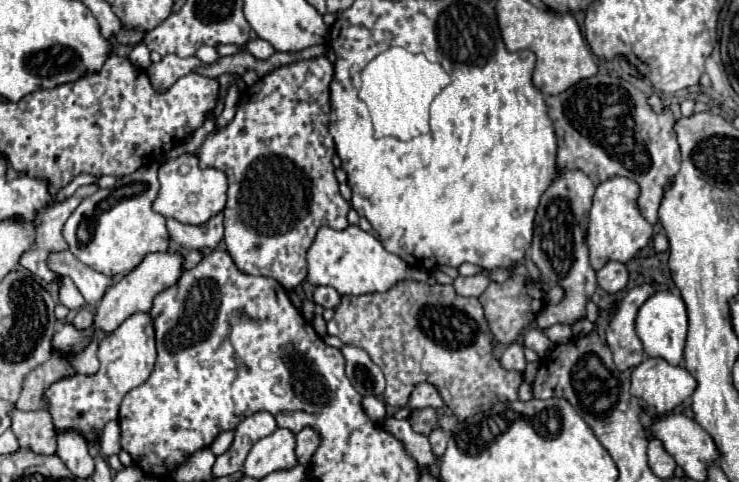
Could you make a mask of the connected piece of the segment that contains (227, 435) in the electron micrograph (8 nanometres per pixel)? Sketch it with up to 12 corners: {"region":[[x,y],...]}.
{"region":[[233,430],[221,432],[209,446],[215,456],[223,454],[233,440]]}

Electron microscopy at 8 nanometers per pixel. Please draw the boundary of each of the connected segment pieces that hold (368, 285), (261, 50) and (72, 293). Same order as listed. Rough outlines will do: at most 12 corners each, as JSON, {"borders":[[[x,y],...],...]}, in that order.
{"borders":[[[359,226],[319,228],[307,280],[341,296],[427,282]],[[253,38],[245,44],[251,56],[257,60],[271,58],[273,46],[261,38]],[[66,276],[58,281],[59,298],[69,310],[85,306],[75,284]]]}

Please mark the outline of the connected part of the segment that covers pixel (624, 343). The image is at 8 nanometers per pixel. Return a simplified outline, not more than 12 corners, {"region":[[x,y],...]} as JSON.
{"region":[[651,284],[629,290],[605,328],[619,370],[643,360],[635,332],[639,308],[653,294]]}

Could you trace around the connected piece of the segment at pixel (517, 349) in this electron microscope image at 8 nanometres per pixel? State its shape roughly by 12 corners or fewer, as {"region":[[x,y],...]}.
{"region":[[513,342],[501,356],[507,370],[525,370],[523,344]]}

